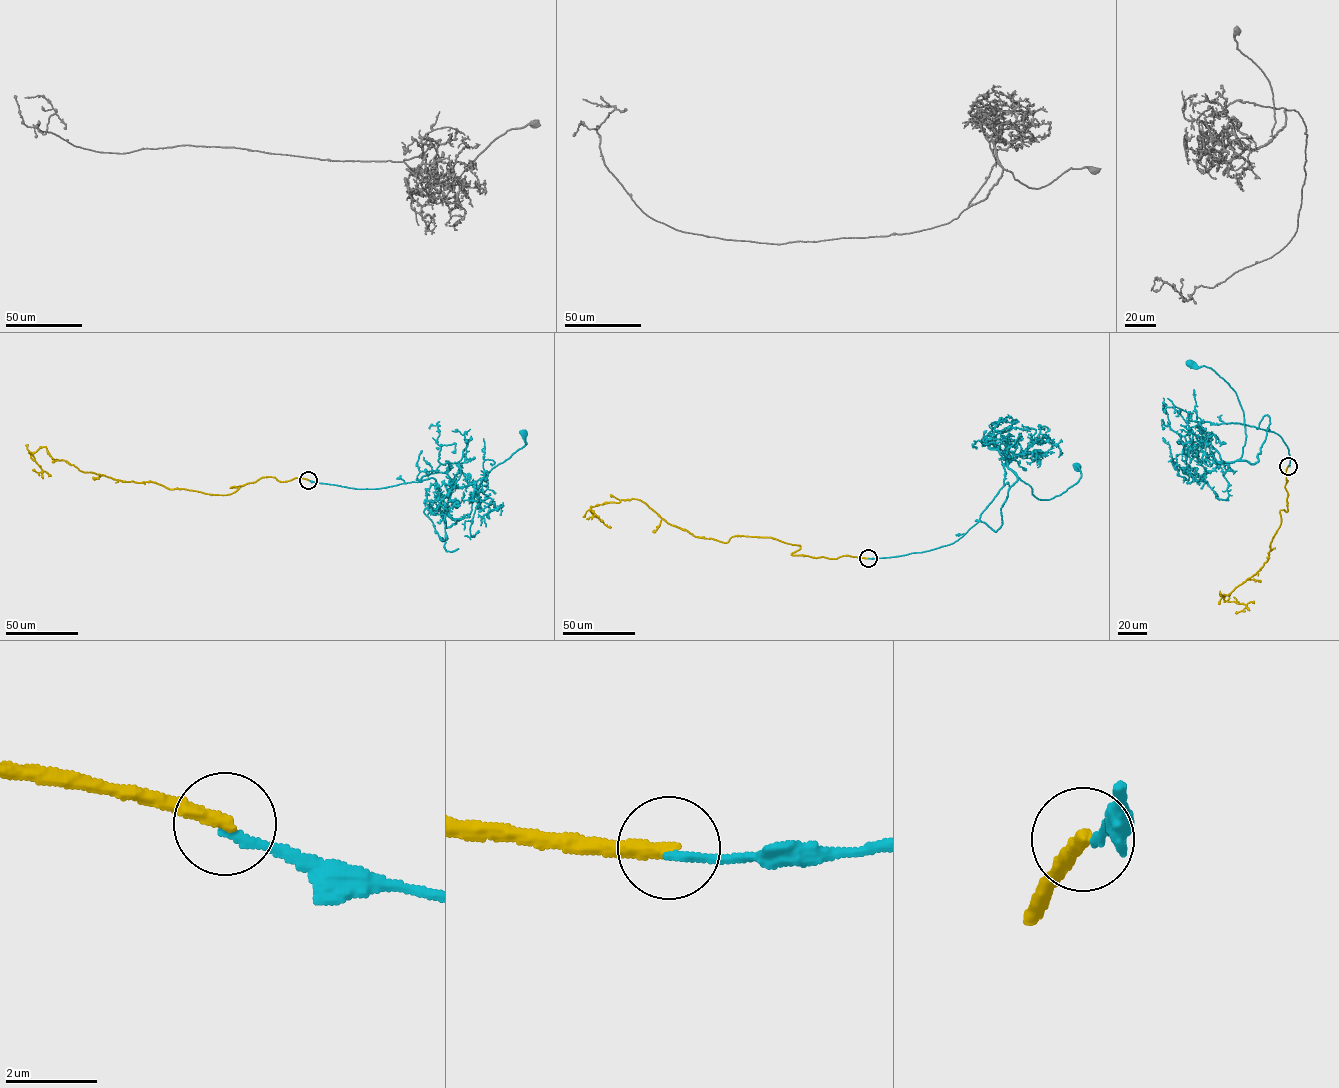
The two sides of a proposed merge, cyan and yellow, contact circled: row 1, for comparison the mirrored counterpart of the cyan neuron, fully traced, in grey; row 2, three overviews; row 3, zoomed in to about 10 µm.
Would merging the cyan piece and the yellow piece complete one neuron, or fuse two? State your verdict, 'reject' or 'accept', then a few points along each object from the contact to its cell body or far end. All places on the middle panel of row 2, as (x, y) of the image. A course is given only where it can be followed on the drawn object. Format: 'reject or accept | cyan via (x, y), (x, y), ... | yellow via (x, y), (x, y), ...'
reject | cyan via (868, 558), (953, 543), (979, 521), (996, 531), (1017, 477), (1047, 500), (1078, 481), (1077, 467) | yellow via (868, 558), (792, 555), (799, 545), (770, 537), (695, 537), (636, 499), (590, 508), (602, 520), (592, 510)

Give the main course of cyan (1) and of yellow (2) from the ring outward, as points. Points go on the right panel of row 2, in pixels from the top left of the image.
1: (1288, 466), (1280, 435), (1259, 428), (1266, 415), (1258, 461), (1240, 460), (1237, 395), (1213, 370), (1190, 363)
2: (1288, 466), (1287, 510), (1280, 511), (1275, 548), (1252, 576), (1224, 598), (1219, 592), (1245, 604), (1235, 613)

